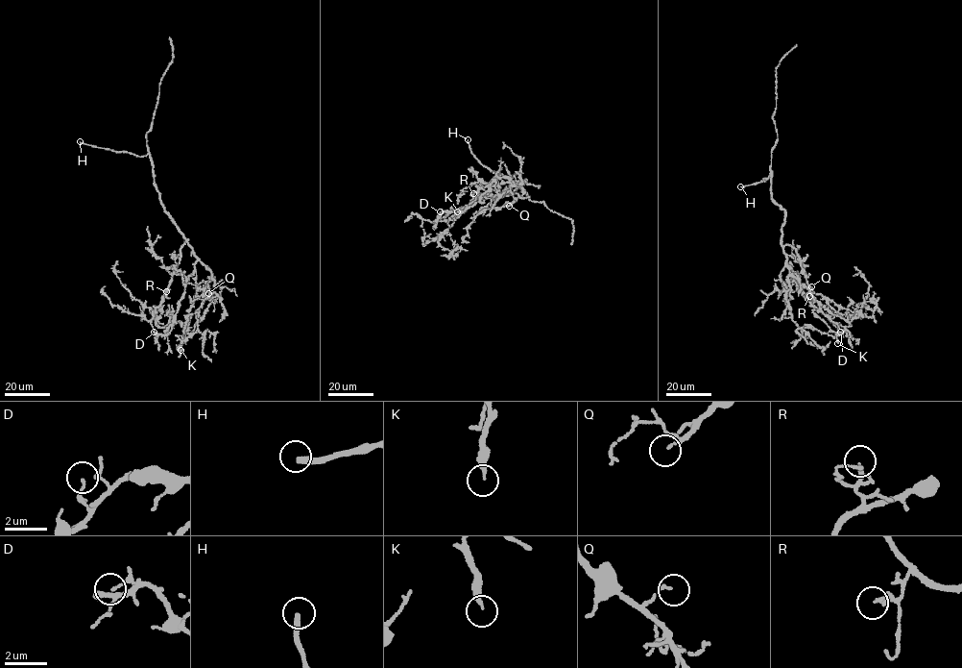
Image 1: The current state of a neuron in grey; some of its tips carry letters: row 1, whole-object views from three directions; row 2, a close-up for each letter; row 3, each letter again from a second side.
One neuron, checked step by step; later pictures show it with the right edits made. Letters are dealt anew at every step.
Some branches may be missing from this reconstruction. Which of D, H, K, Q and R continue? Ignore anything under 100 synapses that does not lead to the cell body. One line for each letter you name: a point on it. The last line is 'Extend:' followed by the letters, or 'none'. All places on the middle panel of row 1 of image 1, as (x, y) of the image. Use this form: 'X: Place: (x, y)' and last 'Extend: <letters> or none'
H: Place: (468, 139)
Extend: H

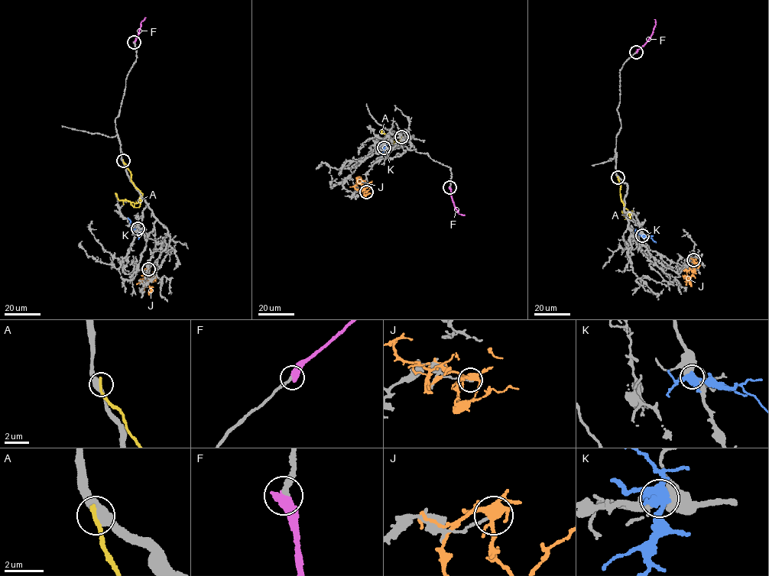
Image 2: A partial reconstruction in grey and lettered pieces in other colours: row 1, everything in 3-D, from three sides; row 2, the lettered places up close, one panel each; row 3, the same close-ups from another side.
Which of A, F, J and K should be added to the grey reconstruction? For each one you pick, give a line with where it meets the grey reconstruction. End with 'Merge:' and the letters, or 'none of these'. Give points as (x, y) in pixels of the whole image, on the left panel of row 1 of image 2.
F: meets grey at (134, 42)
Merge: F

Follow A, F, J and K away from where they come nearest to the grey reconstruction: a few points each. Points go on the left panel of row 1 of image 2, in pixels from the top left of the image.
A: (122, 160), (131, 173), (131, 181), (142, 193), (140, 206), (134, 208), (128, 200), (119, 200), (115, 192)
F: (134, 42), (141, 21), (145, 17)
J: (148, 269), (144, 269), (144, 277), (140, 281), (144, 284), (147, 283), (150, 289), (149, 295)
K: (137, 228), (130, 224), (128, 217)

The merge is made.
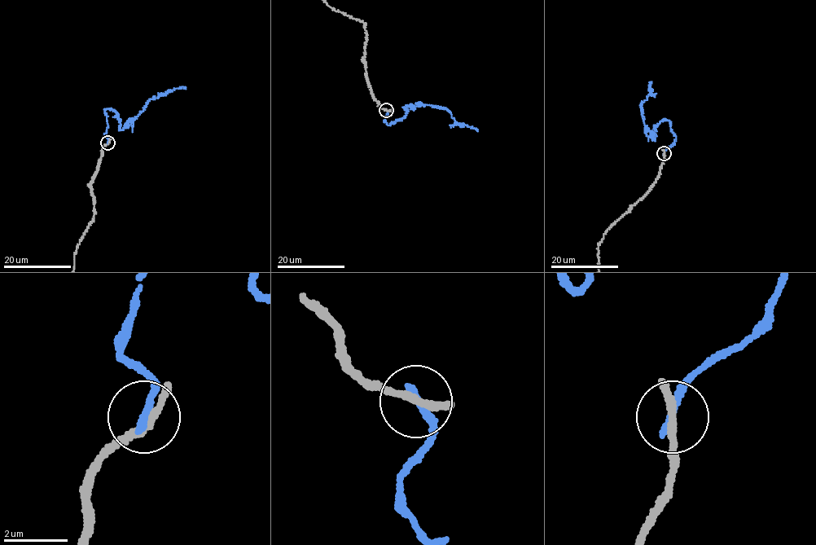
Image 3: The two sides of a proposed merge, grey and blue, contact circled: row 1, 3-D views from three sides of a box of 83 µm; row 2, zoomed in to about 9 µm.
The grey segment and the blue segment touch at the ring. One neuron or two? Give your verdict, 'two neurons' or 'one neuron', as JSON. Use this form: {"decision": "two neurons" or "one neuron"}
{"decision": "two neurons"}

